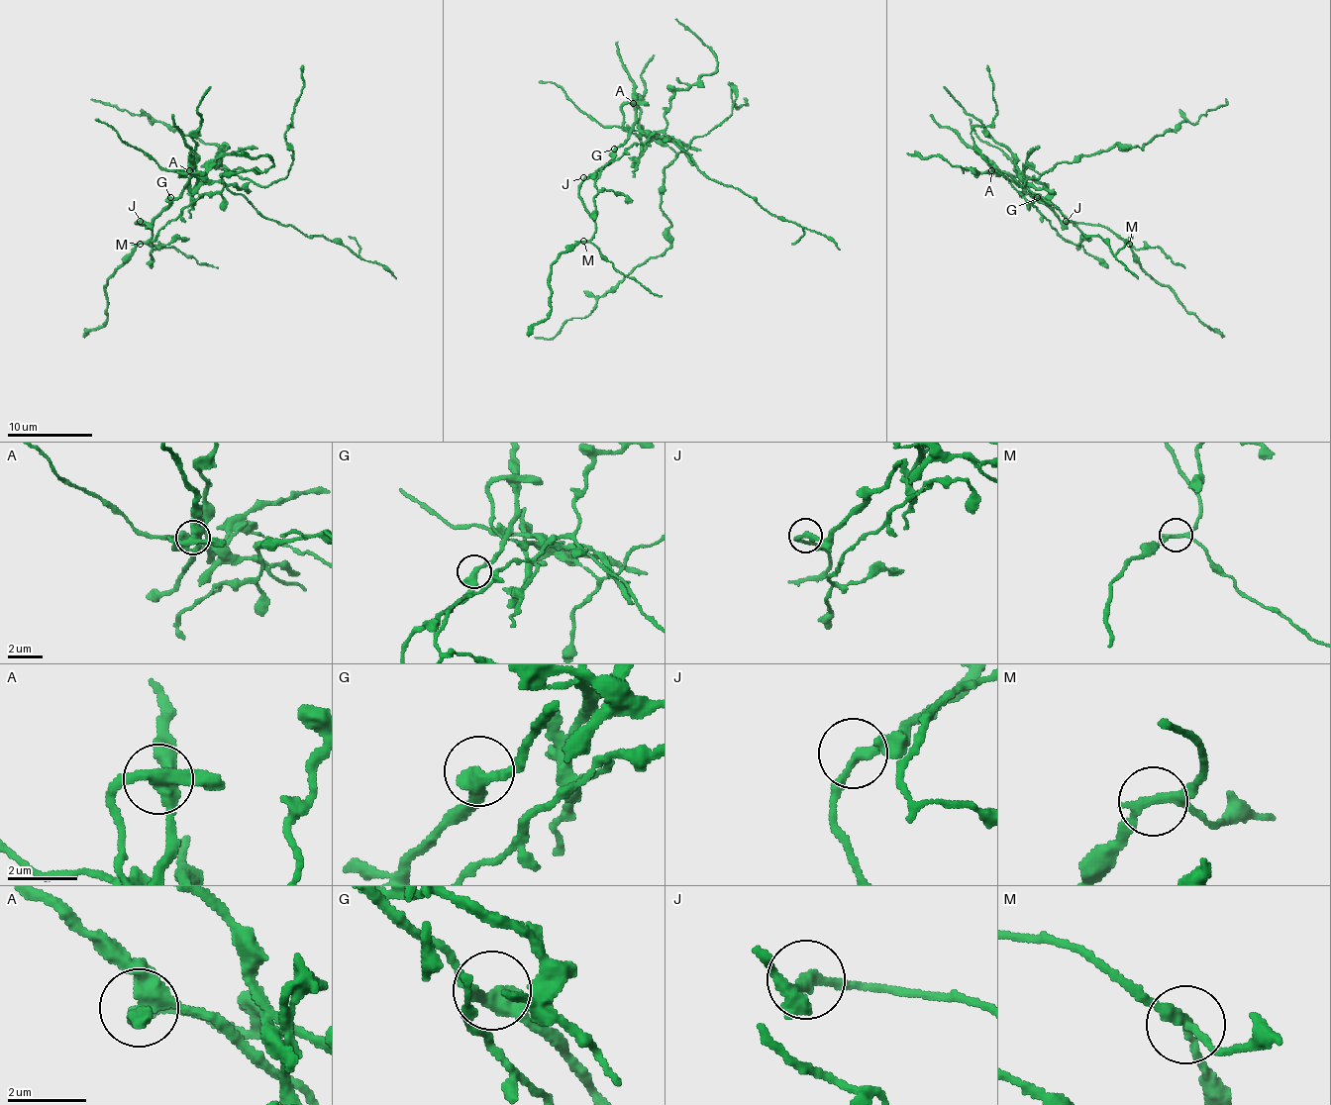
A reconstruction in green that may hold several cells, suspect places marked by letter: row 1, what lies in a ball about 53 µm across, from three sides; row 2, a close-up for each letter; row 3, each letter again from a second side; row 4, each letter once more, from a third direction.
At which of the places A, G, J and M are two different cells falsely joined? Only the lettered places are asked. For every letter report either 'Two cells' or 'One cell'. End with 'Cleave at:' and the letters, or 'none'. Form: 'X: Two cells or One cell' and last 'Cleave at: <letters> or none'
A: Two cells
G: One cell
J: One cell
M: Two cells
Cleave at: A, M

